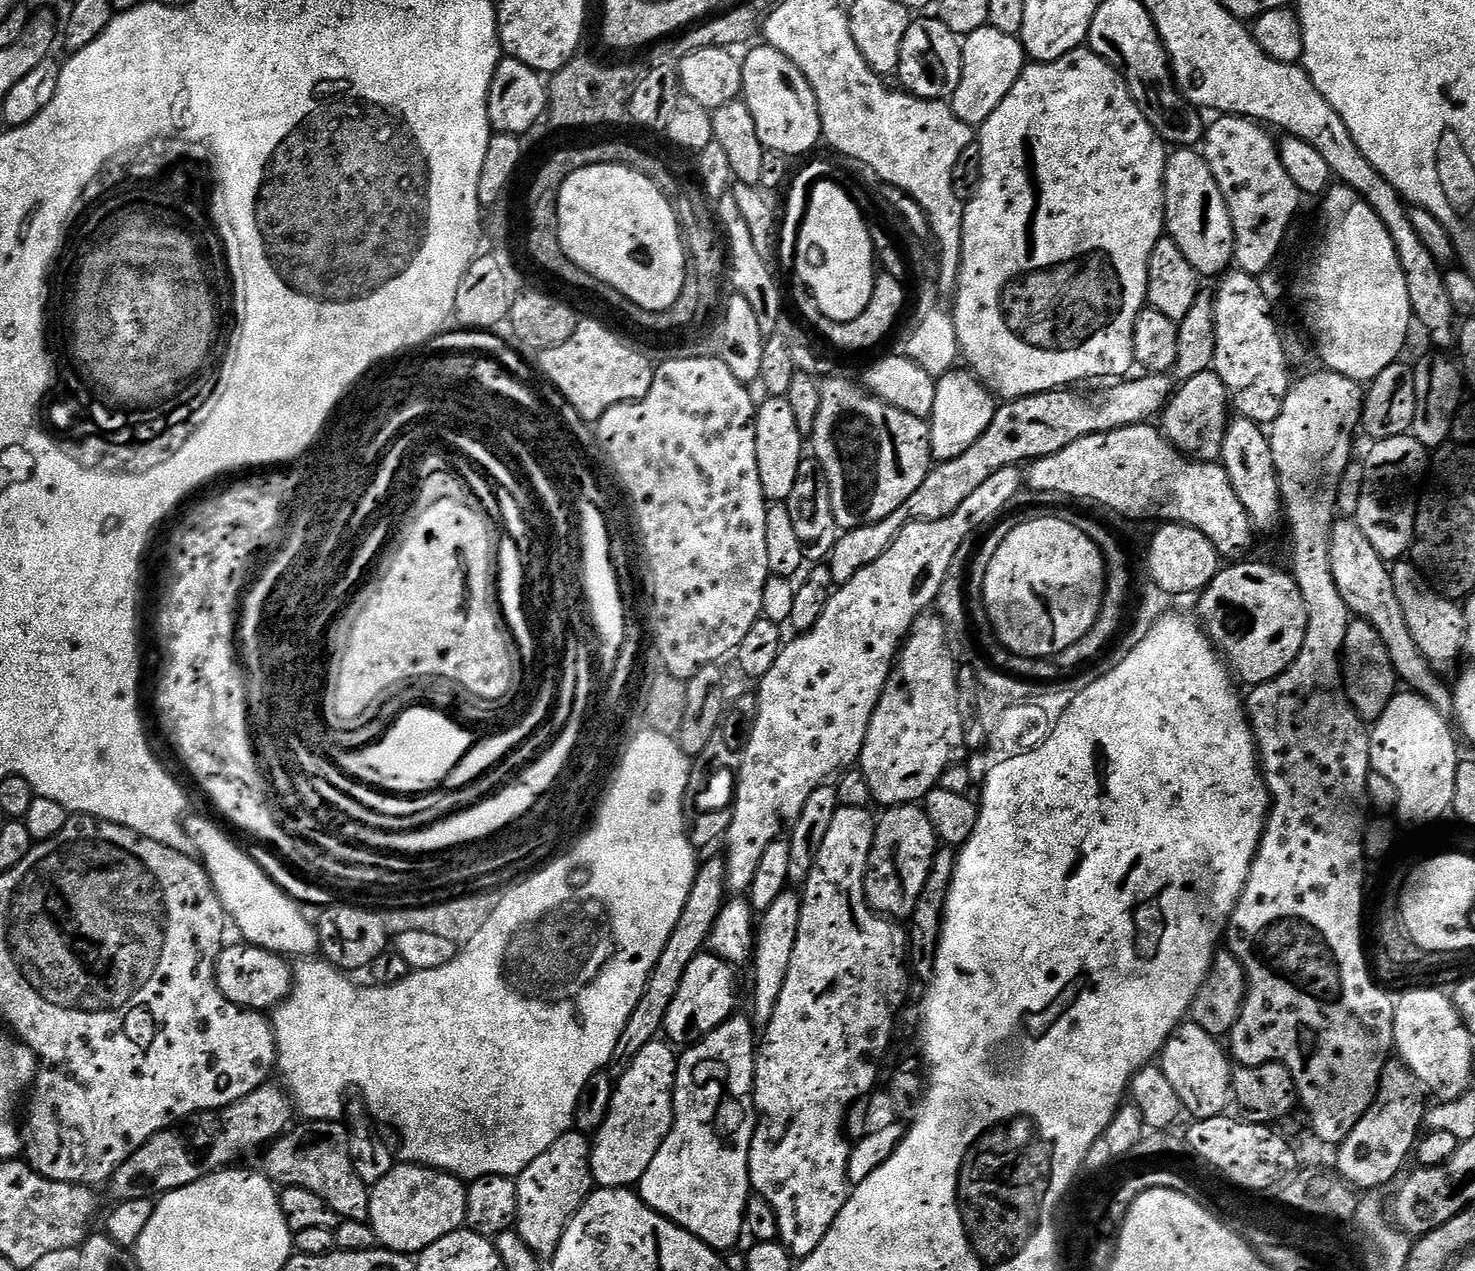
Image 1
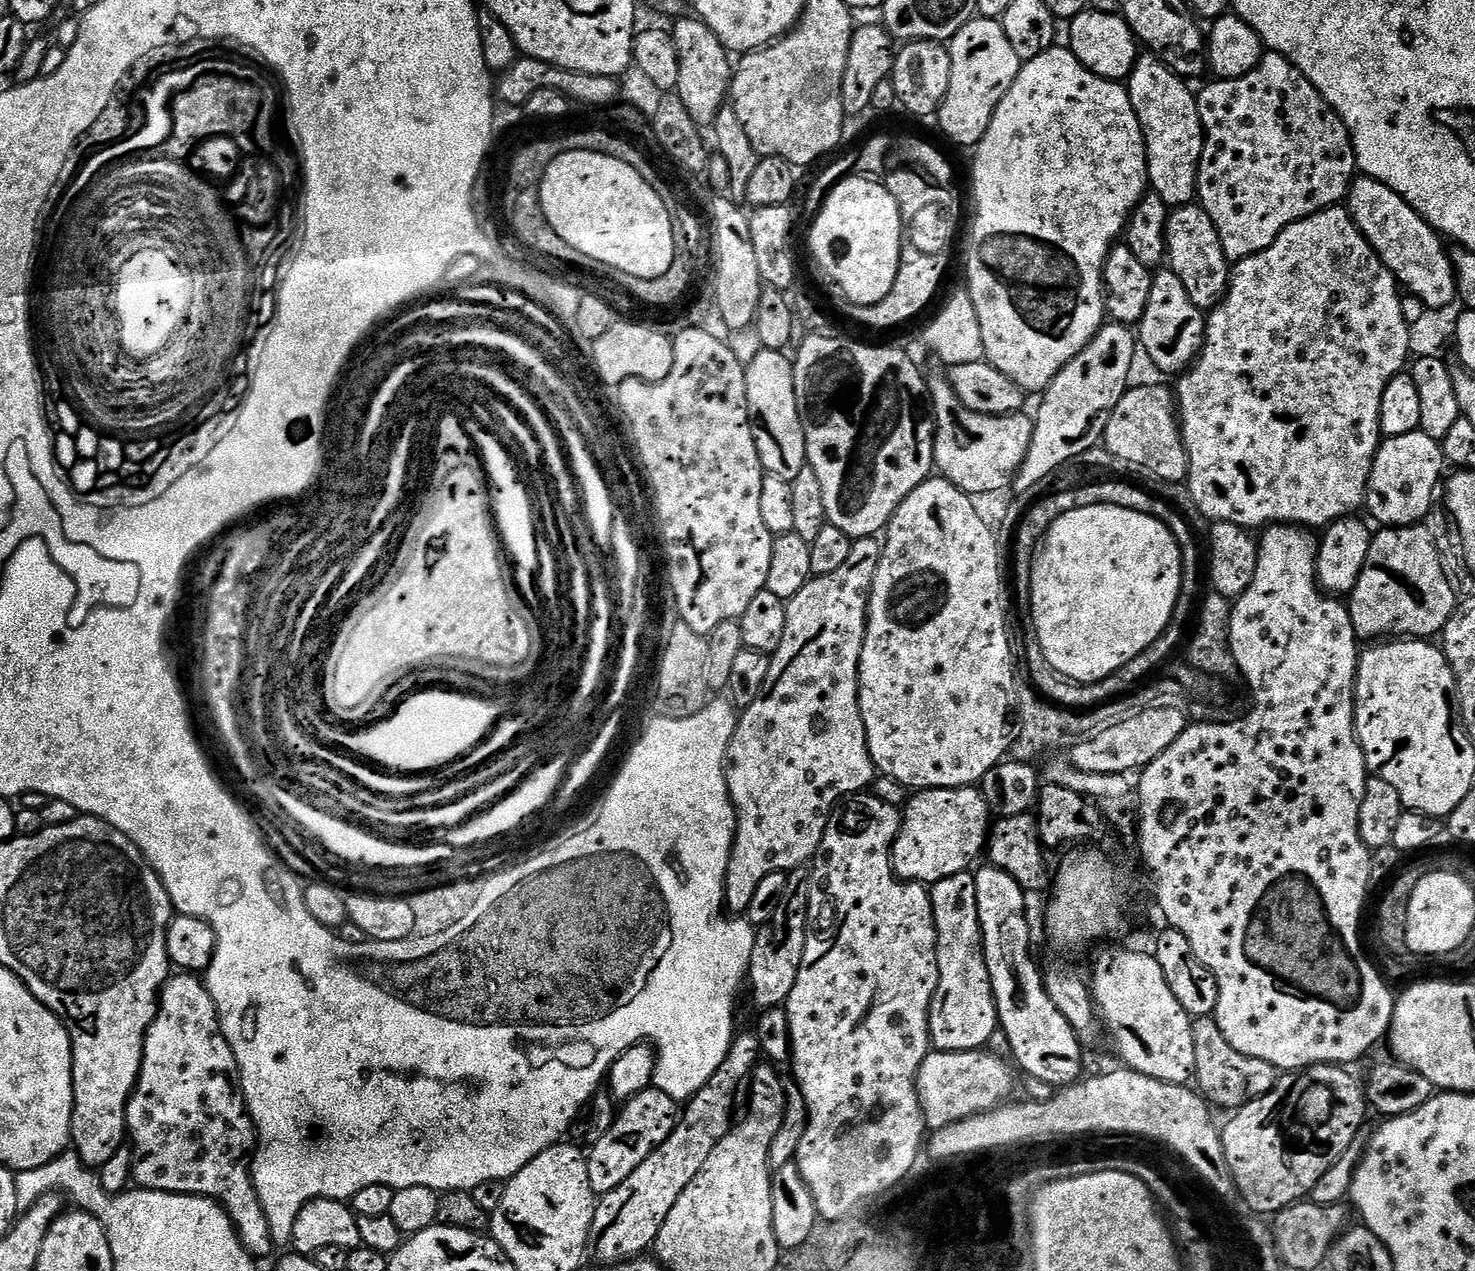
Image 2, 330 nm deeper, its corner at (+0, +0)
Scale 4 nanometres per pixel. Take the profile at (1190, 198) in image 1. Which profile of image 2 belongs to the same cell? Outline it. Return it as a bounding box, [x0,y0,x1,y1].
[1126,54,1204,209]

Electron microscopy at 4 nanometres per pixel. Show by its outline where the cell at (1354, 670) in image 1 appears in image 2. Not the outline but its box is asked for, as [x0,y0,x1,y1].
[1347,526,1458,642]

